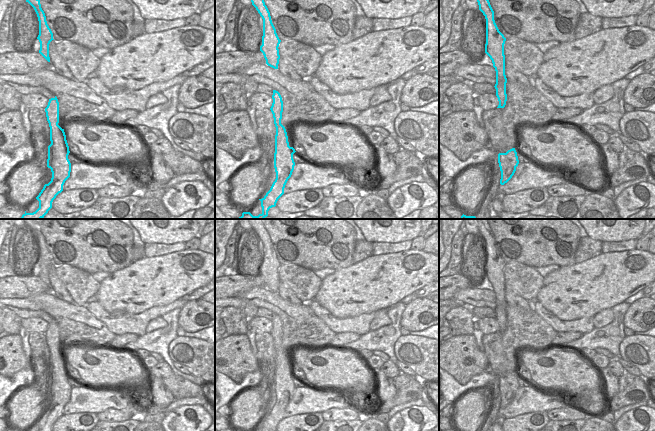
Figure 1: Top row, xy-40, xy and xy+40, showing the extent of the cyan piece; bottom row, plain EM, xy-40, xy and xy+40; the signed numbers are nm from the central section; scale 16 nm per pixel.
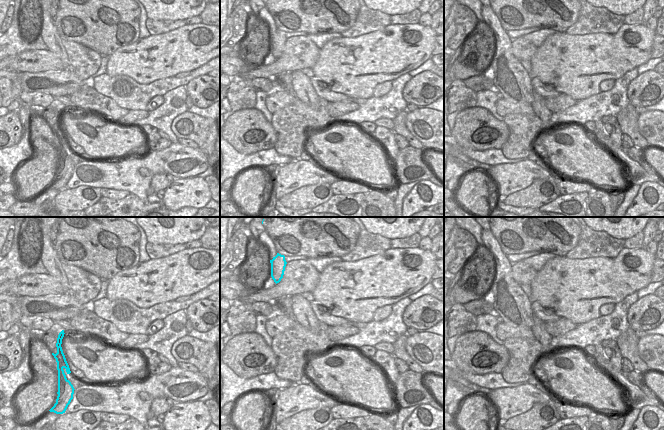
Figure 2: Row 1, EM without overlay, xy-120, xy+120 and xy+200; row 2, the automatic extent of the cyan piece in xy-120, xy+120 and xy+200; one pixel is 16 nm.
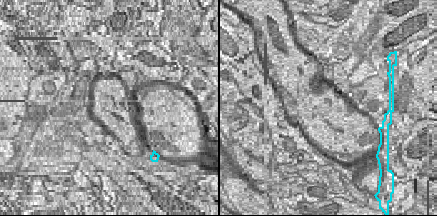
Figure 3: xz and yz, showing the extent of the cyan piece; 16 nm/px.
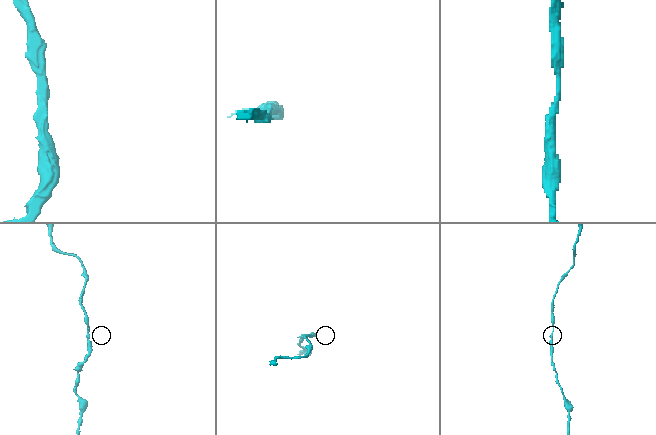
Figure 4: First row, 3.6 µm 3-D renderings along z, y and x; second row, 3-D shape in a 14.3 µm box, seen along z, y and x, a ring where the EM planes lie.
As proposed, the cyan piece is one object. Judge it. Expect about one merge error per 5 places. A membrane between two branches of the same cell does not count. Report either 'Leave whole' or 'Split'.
Leave whole

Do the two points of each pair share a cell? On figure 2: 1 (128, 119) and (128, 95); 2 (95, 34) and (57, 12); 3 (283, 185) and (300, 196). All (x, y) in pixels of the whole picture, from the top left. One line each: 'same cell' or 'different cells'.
1: different cells
2: same cell
3: different cells

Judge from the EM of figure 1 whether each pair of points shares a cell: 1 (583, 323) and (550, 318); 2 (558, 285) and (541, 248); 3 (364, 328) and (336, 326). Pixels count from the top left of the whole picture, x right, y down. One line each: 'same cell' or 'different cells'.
1: same cell
2: different cells
3: same cell

